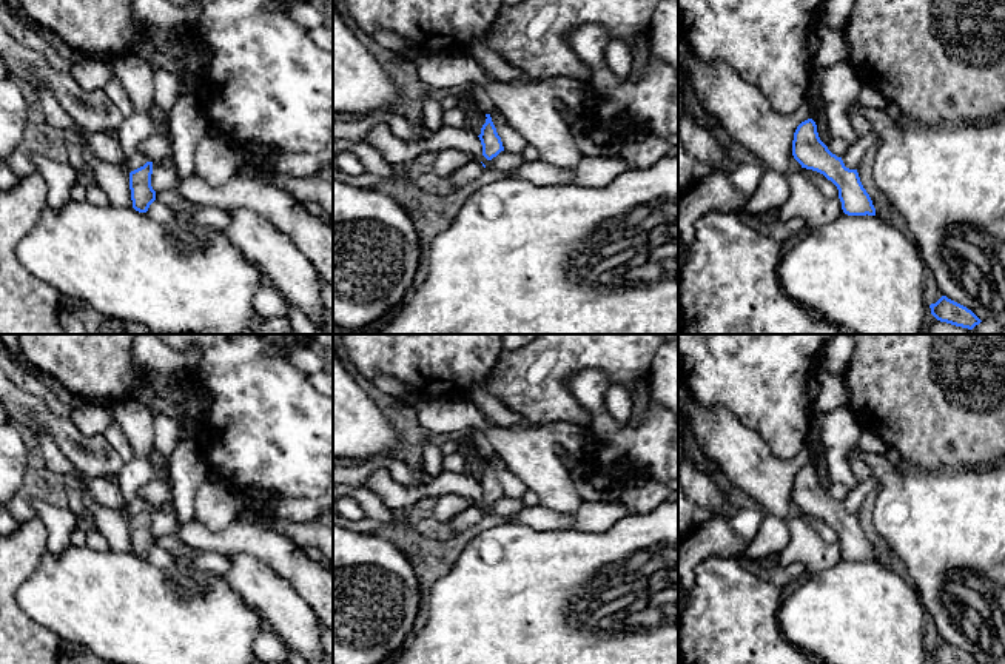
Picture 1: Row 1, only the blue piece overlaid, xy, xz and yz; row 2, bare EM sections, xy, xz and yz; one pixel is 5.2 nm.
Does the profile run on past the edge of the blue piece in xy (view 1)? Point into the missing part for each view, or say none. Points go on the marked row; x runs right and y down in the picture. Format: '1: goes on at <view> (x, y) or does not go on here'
1: does not go on here

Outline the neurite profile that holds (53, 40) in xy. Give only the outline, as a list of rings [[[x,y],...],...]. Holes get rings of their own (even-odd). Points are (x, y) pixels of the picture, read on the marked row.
[[[34,23],[32,29],[37,35],[40,35],[54,51],[57,51],[65,59],[71,59],[72,49],[55,34],[45,29],[43,26]]]

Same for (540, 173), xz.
[[[543,160],[527,162],[510,169],[510,176],[521,177],[538,186],[563,186],[573,183],[575,171],[563,171]]]

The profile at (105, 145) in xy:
[[[97,131],[88,139],[92,154],[106,163],[123,163],[126,154],[116,132]]]

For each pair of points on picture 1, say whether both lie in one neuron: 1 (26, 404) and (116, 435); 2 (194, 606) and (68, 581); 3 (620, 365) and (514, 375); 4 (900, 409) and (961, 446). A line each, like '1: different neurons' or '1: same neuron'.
1: different neurons
2: same neuron
3: same neuron
4: same neuron

